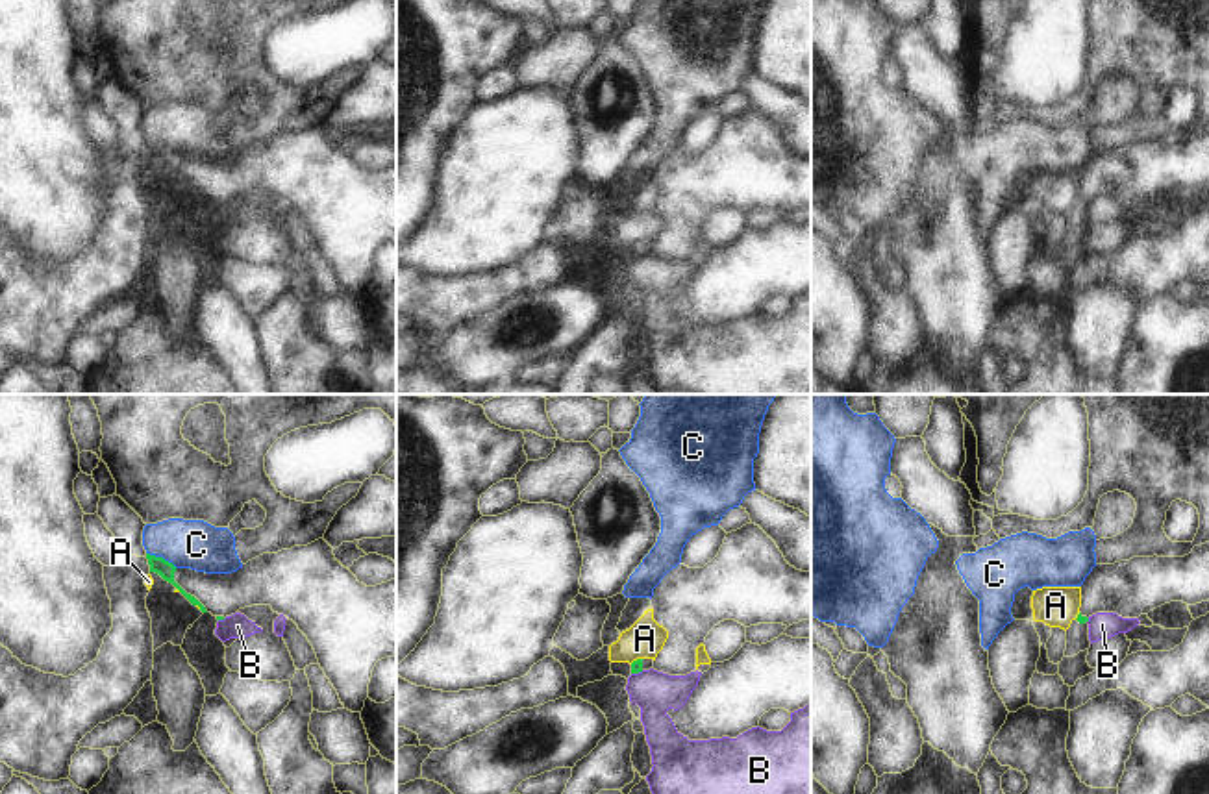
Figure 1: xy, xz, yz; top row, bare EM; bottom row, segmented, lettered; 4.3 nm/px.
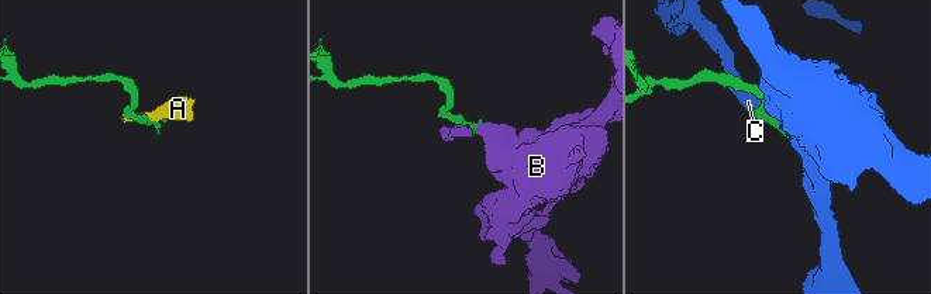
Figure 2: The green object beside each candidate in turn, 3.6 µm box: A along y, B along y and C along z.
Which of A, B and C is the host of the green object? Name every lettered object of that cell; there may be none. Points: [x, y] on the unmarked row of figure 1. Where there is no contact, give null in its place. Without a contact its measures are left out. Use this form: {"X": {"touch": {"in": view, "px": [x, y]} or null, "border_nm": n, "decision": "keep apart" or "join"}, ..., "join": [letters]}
{"A": {"touch": {"in": "xz", "px": [637, 245]}, "border_nm": 60, "decision": "keep apart"}, "B": {"touch": {"in": "xz", "px": [637, 258]}, "border_nm": 60, "decision": "keep apart"}, "C": {"touch": {"in": "xy", "px": [162, 143]}, "border_nm": 150, "decision": "keep apart"}, "join": []}

